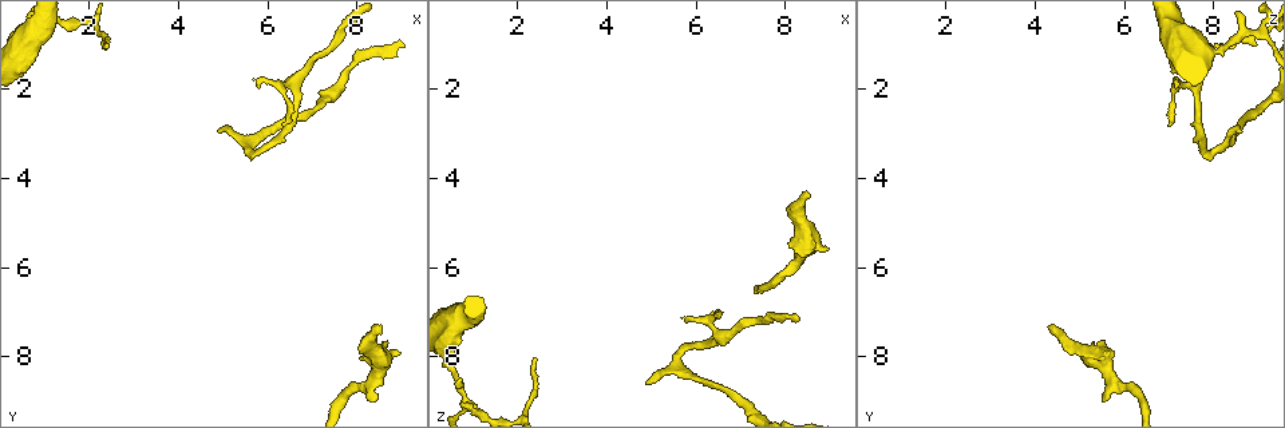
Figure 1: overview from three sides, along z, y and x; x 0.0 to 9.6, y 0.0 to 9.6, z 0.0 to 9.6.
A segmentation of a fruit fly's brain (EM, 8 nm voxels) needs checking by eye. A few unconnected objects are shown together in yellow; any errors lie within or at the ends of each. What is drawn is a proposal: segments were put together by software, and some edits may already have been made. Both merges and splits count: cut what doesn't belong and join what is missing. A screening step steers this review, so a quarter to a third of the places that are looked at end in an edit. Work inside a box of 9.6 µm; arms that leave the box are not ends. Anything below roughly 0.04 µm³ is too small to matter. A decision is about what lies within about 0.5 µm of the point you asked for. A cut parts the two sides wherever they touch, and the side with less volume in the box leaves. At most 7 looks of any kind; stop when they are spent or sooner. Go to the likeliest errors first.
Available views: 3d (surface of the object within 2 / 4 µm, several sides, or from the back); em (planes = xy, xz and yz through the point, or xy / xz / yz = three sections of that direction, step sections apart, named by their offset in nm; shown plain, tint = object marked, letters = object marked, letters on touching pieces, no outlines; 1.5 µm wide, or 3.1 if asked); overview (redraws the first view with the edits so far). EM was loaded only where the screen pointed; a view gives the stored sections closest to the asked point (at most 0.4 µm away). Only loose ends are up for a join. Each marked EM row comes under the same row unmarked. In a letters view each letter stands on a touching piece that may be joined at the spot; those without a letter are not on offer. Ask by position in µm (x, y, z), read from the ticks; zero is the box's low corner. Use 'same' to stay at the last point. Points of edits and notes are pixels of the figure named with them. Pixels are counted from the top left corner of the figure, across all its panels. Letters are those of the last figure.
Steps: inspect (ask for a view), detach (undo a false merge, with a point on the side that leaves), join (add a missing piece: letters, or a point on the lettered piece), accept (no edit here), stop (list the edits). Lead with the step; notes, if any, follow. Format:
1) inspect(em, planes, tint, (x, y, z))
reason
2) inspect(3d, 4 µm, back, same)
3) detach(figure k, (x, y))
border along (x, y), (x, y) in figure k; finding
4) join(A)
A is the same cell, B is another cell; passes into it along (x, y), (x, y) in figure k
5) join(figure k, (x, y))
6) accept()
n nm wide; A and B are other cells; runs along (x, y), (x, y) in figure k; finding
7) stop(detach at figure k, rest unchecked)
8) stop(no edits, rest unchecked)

inspect(3d, 4 µm, (8.50, 7.30, 4.25))

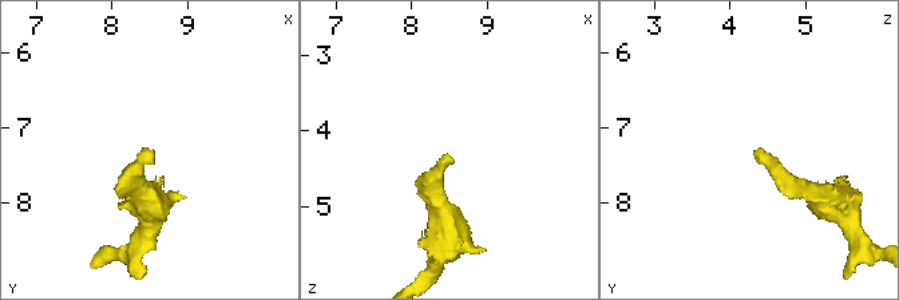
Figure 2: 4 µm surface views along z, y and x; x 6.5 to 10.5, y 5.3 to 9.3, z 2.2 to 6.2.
inspect(em, planes, letters, (8.45, 7.30, 4.35))

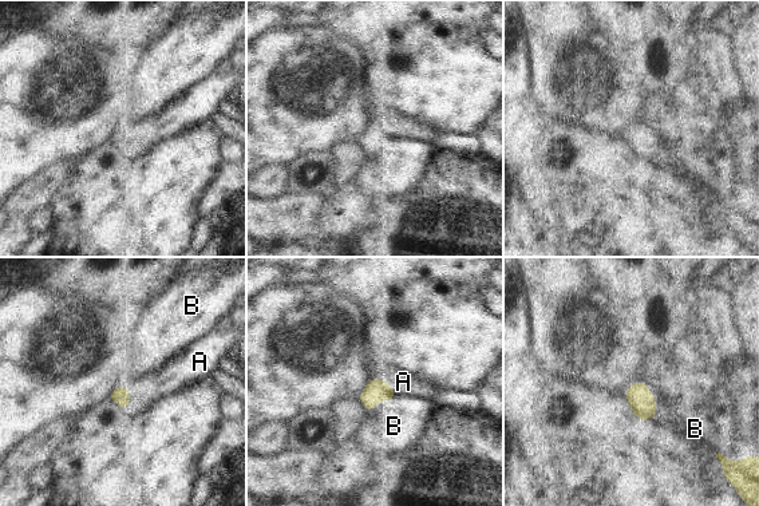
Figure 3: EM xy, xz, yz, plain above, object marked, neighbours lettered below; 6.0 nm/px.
join(A)
A is the same cell, B is another cell; it goes on there

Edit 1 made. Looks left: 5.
inspect(overview)

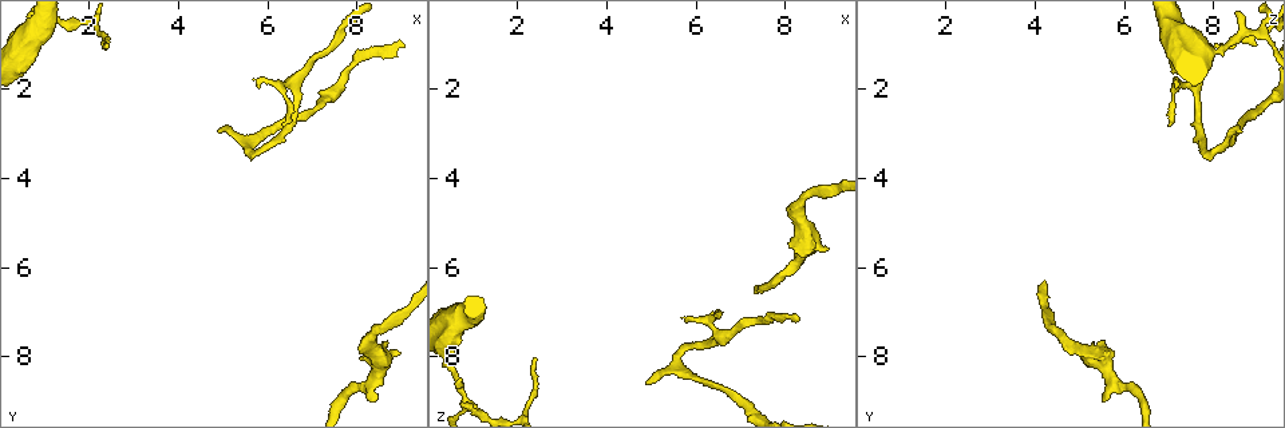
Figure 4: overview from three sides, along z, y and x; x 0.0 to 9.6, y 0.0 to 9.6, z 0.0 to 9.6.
inspect(3d, 4 µm, back, (4.85, 3.00, 8.65))

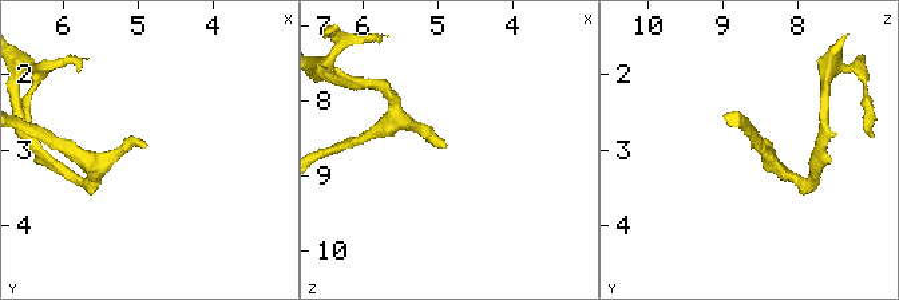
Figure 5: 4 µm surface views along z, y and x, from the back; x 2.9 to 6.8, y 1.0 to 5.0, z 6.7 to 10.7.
inspect(em, yz, step 8, tint, (4.85, 2.95, 8.60))
shape alone is not enough

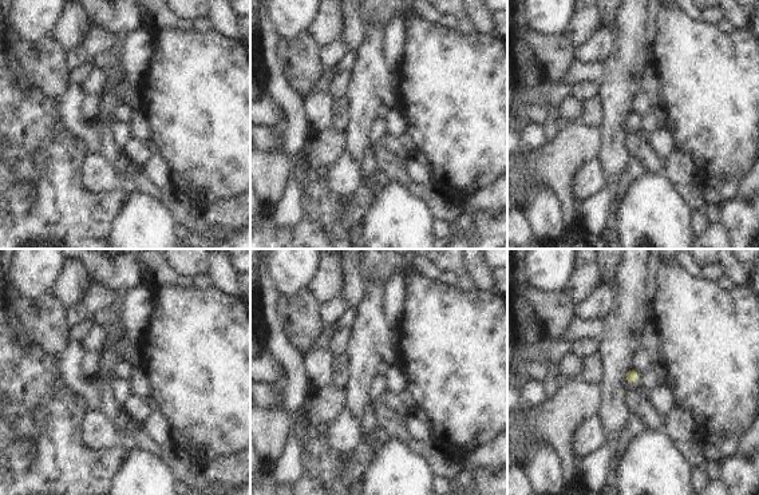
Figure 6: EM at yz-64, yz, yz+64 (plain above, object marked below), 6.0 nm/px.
inspect(em, planes, letters, same)
another direction

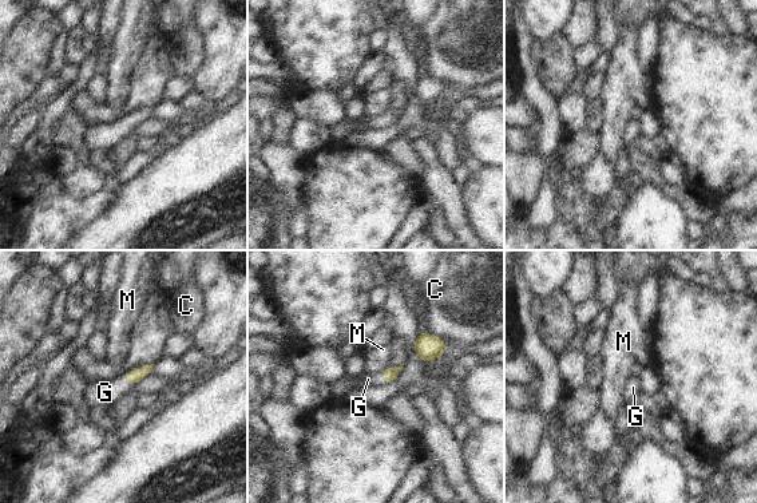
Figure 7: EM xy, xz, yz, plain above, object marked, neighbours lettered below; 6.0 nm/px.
join(G)
C touches over 190 nm; G is the same cell, C and M are other cells; passes into it along (133, 376), (126, 380), (104, 392) in figure 7; the neuron continues

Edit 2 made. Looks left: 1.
stop(join at figure 3, join at figure 7, rest unchecked)

